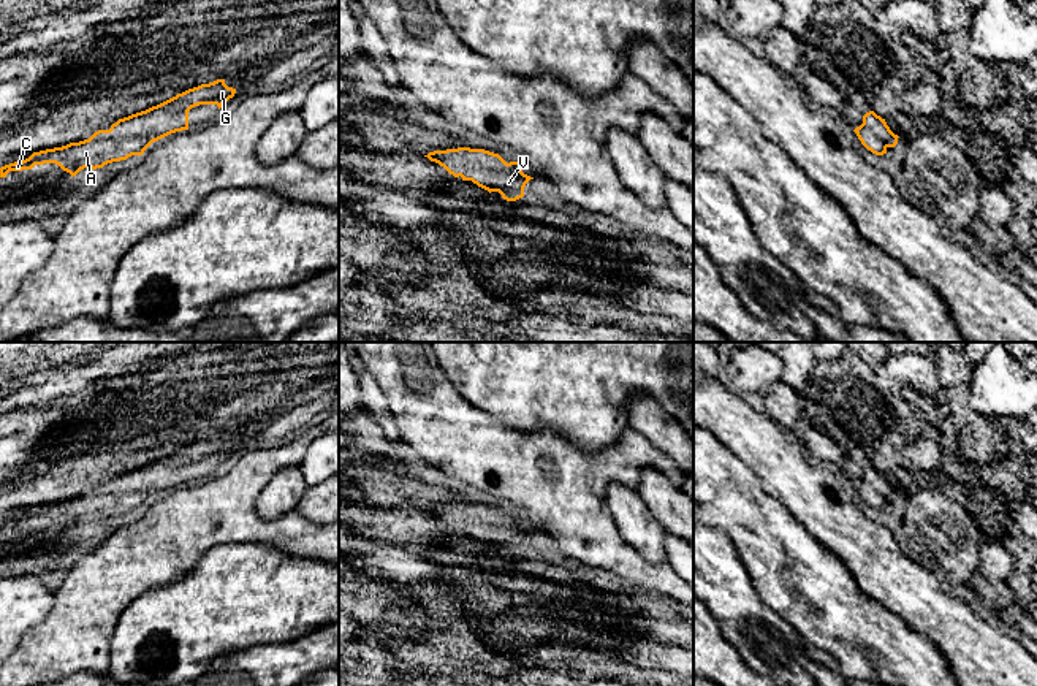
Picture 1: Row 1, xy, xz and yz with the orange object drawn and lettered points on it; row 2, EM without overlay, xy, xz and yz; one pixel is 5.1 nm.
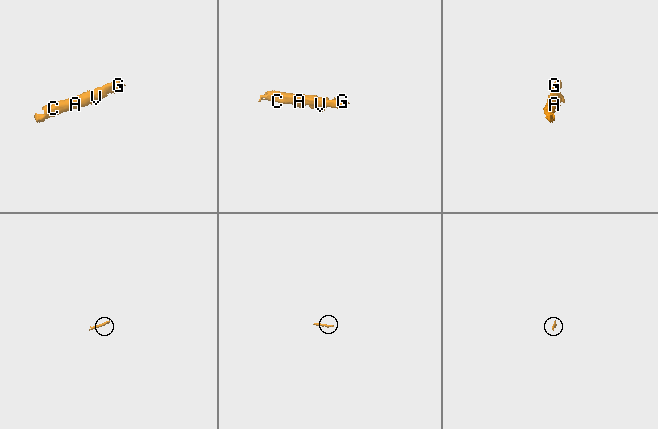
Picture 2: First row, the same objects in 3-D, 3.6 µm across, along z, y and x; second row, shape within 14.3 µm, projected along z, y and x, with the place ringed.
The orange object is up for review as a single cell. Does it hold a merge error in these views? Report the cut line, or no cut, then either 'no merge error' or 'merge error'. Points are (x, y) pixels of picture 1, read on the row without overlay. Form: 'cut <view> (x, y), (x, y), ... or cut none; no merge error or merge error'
cut none; no merge error

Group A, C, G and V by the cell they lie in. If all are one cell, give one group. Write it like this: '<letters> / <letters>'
A C G V

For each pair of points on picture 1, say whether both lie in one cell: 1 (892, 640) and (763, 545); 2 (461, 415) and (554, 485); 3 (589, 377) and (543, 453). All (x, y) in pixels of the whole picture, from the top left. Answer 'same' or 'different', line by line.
1: same
2: same
3: different

